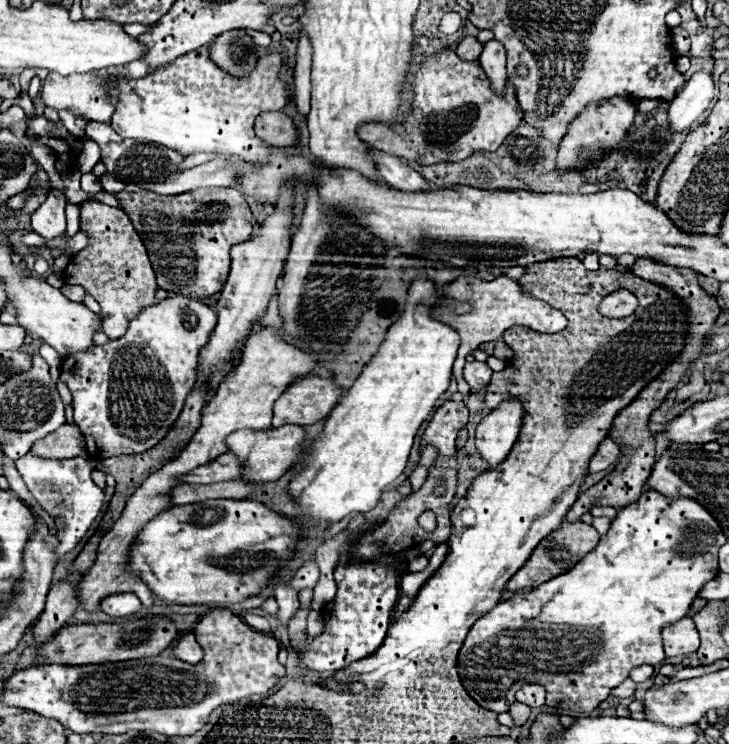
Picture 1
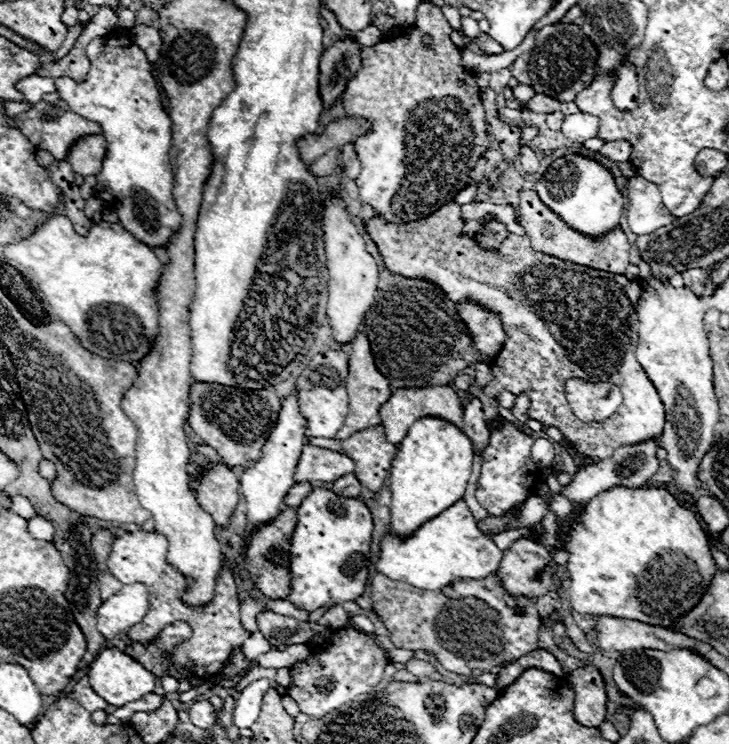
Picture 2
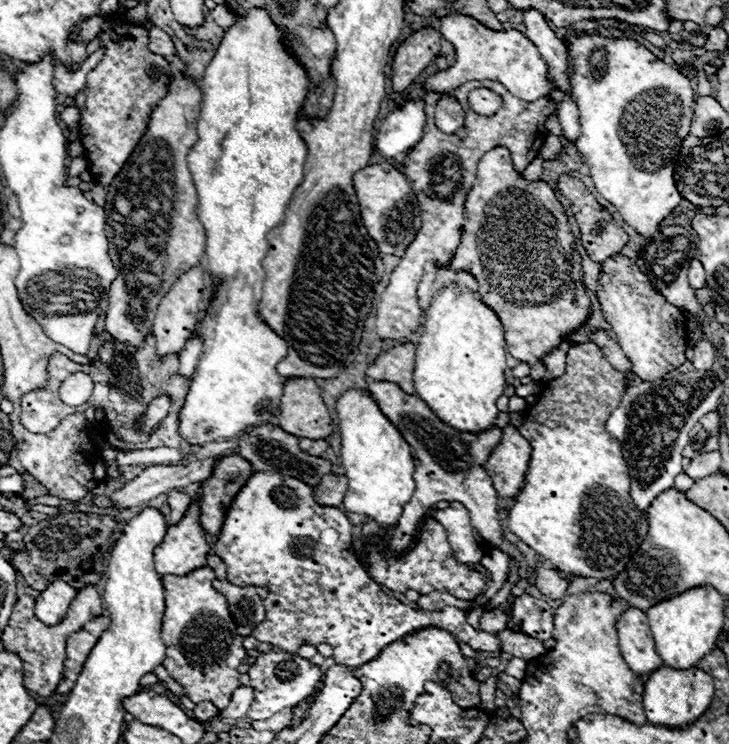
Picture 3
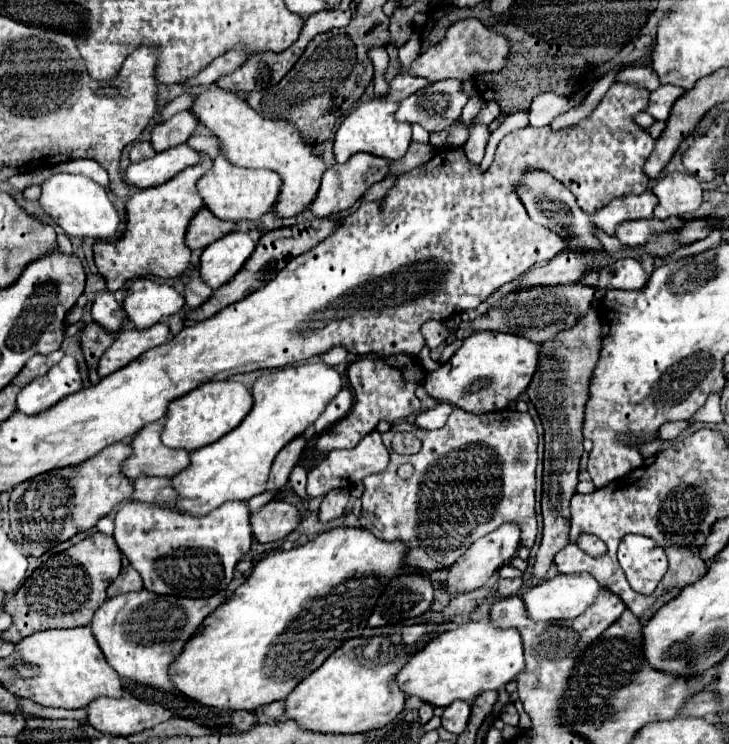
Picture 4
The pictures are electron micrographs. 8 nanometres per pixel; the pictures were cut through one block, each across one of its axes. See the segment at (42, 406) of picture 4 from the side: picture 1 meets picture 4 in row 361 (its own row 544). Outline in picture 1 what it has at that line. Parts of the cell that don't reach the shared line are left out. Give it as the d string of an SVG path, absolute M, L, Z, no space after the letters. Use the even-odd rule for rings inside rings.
M26 454L20 460L16 460L16 468L20 476L24 478L28 490L34 494L40 506L52 518L66 520L66 528L62 532L56 526L56 536L60 538L60 546L56 550L58 560L80 542L80 538L92 526L92 522L96 520L104 504L104 490L98 488L90 478L90 472L94 470L94 466L96 466L96 460L88 456L78 456L78 458L68 458L68 460L46 460L46 458L36 458L32 454Z

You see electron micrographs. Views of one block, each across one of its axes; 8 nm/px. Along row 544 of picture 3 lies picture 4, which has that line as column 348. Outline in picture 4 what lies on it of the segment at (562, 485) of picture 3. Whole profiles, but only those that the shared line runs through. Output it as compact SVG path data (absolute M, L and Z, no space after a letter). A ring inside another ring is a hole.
M332 528L304 546L268 554L254 566L250 578L206 616L200 630L194 632L184 650L172 660L168 670L172 684L184 696L218 710L254 712L260 706L284 700L342 642L362 634L380 592L398 576L402 566L404 546L384 544L364 528Z

